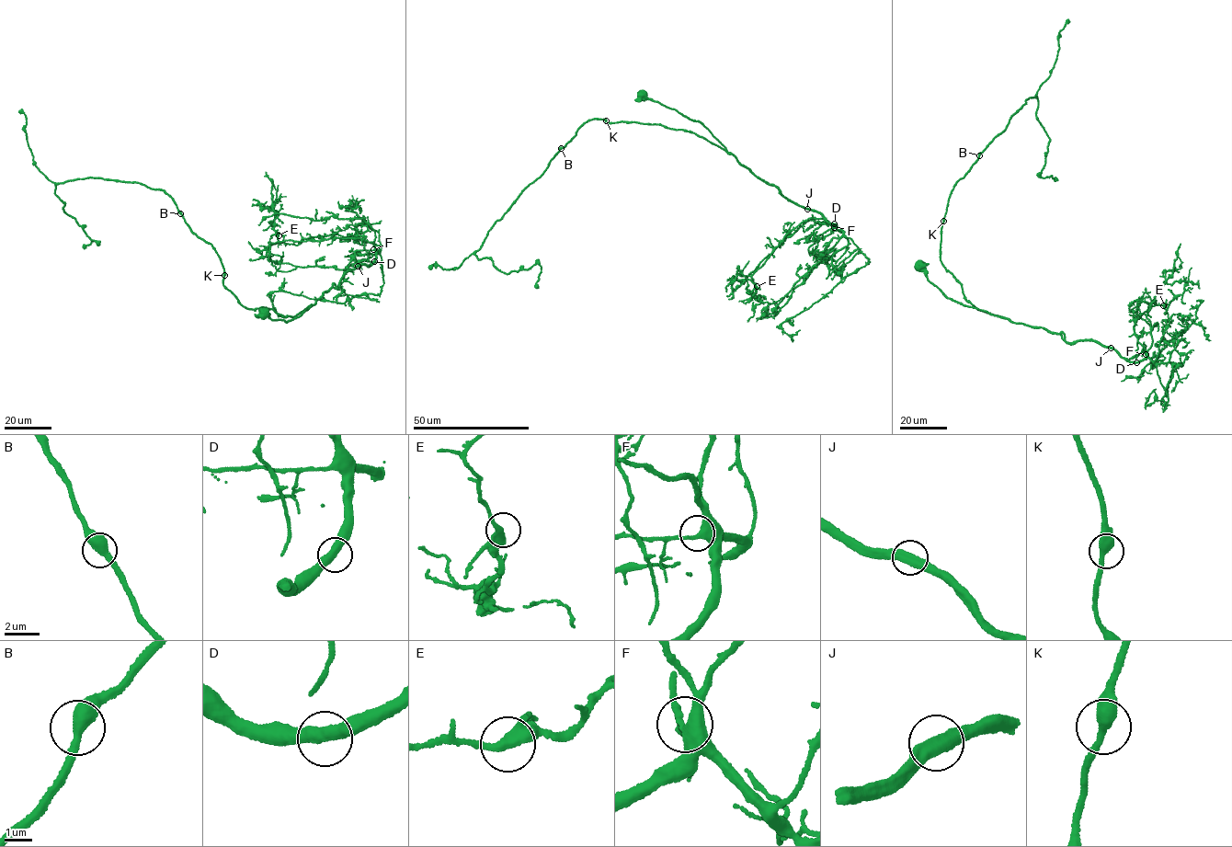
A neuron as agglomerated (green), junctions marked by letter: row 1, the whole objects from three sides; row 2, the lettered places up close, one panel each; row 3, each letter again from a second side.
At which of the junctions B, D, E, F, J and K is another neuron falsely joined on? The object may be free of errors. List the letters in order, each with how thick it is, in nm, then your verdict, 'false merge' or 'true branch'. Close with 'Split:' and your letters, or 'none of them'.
B: calibre 480 nm; true branch
D: calibre 440 nm; true branch
E: calibre 440 nm; true branch
F: calibre 420 nm; true branch
J: calibre 440 nm; true branch
K: calibre 440 nm; true branch
Split: none of them

